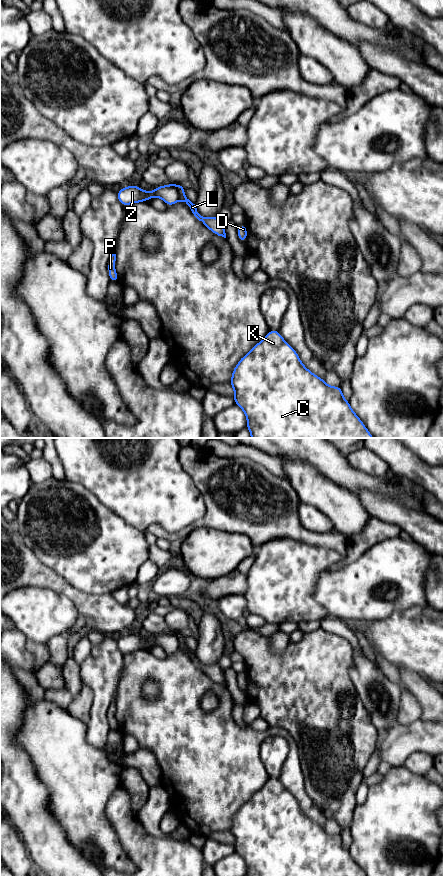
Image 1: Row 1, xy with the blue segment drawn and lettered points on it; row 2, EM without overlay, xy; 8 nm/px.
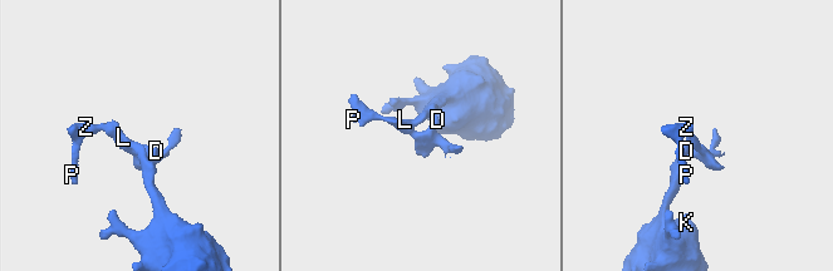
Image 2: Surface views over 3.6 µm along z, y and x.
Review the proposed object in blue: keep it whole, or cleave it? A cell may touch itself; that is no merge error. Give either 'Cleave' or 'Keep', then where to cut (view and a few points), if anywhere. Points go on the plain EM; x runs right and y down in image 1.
Cleave. Split along xy (168, 632), (176, 636), (179, 646)

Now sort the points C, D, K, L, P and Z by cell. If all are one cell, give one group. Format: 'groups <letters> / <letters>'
groups C K L / D P Z

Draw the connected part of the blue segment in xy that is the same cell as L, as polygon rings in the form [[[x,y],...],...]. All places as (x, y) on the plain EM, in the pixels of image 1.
[[[168,631],[168,633],[175,634],[177,636],[179,641],[179,647],[190,655],[192,661],[199,669],[201,669],[214,682],[226,686],[224,669],[219,665],[210,665],[210,666],[203,665],[197,658],[195,652],[193,652],[184,642],[185,633],[177,633],[171,631]]]

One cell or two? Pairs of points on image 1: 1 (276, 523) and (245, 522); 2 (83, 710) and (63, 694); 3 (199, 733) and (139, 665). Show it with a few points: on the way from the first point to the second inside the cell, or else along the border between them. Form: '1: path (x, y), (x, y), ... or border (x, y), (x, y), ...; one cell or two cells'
1: path (268, 522), (253, 522); one cell
2: path (78, 705), (68, 695); one cell
3: path (180, 714), (178, 712), (178, 695), (158, 675); one cell

